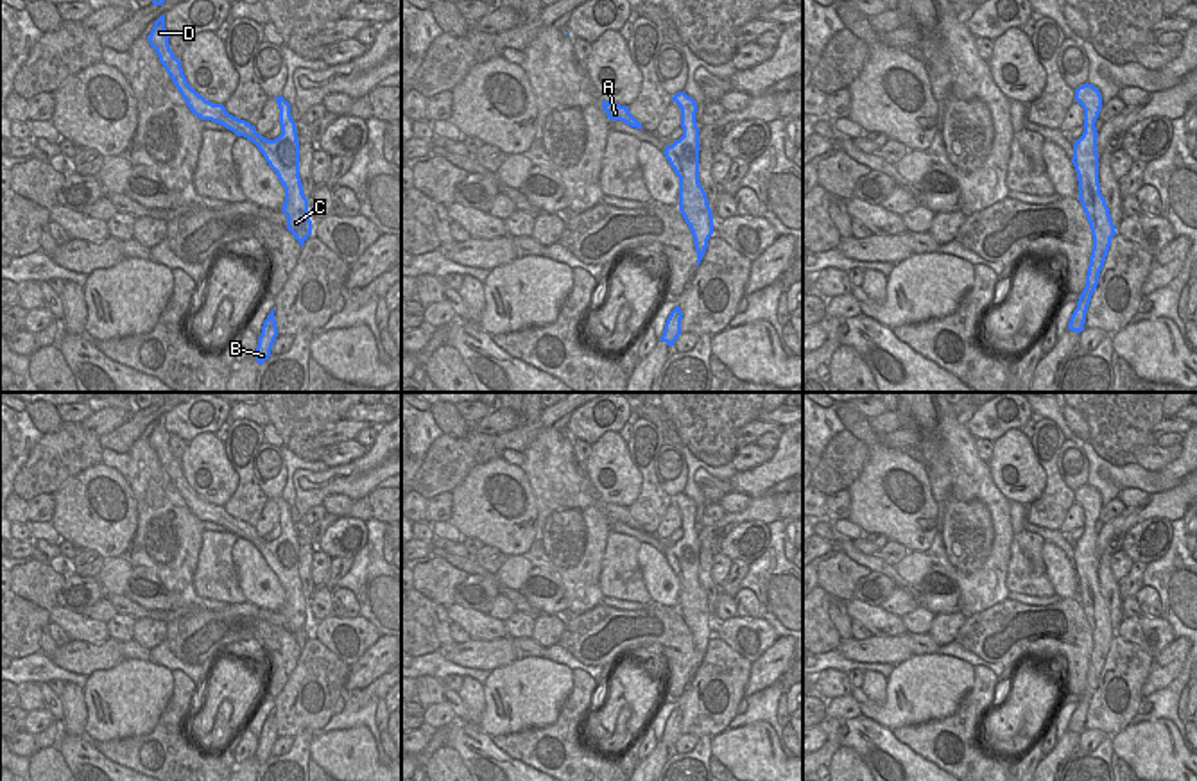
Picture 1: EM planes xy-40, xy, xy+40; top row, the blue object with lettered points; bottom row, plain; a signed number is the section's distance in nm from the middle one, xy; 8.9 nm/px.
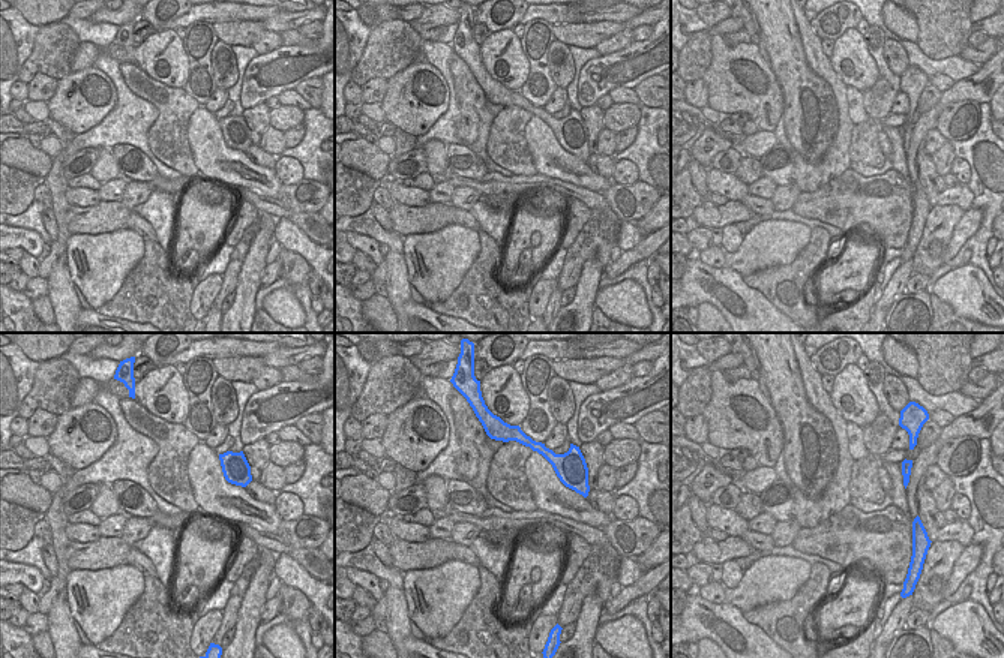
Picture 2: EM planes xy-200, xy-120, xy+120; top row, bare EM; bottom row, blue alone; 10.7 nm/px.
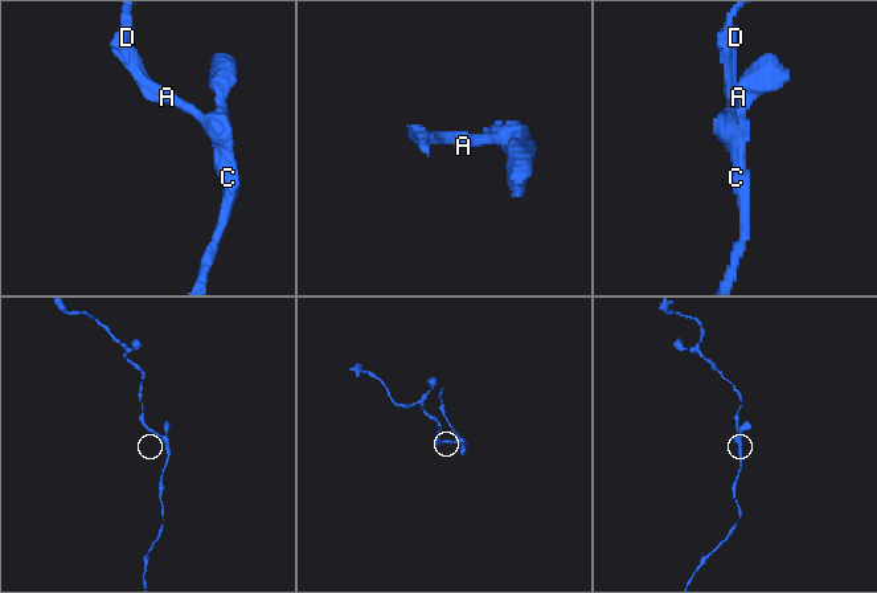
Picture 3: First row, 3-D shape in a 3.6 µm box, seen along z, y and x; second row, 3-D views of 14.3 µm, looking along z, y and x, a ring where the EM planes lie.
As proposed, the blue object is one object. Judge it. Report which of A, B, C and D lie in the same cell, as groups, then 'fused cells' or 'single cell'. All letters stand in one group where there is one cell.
groups A B C D; single cell

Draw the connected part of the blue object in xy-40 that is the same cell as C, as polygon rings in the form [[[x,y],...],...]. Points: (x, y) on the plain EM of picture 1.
[[[163,416],[154,423],[154,428],[147,437],[149,446],[156,451],[159,464],[195,518],[220,525],[237,537],[244,537],[258,548],[285,589],[285,604],[281,613],[287,616],[287,631],[303,648],[305,641],[312,636],[312,622],[308,613],[308,600],[303,595],[299,579],[299,543],[296,523],[290,516],[290,505],[281,496],[274,498],[280,509],[281,536],[274,541],[263,539],[256,534],[254,527],[229,516],[222,505],[206,502],[188,485],[181,469],[181,462],[170,451],[168,439],[170,433],[165,430]]]

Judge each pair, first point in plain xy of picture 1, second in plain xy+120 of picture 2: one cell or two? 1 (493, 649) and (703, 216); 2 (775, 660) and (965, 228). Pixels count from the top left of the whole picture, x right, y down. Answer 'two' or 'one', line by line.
1: one
2: one

